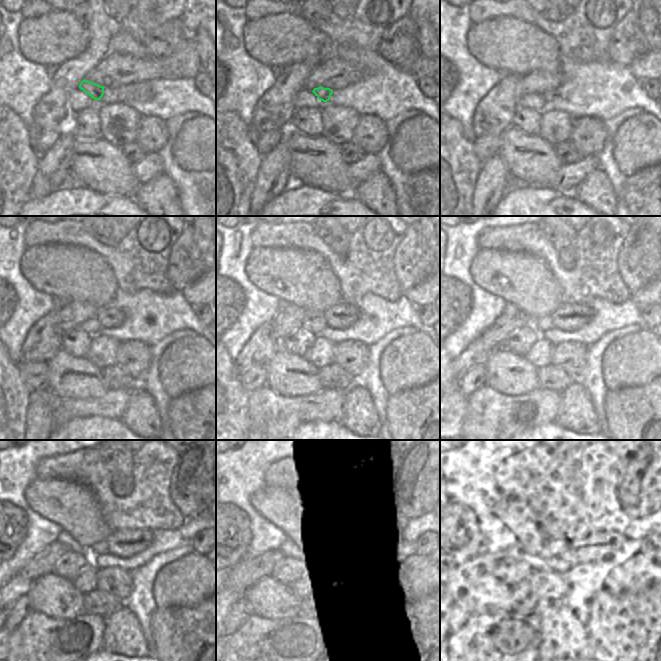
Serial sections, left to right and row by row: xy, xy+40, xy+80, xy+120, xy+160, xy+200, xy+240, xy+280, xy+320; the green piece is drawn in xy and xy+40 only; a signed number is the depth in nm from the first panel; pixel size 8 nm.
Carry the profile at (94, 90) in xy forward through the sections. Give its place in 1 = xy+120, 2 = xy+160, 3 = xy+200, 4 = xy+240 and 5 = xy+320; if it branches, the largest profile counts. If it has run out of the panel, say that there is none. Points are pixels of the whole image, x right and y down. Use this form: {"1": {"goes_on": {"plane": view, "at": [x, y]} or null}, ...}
{"1": {"goes_on": {"plane": "xy+120", "at": [110, 317]}}, "2": {"goes_on": {"plane": "xy+160", "at": [343, 315]}}, "3": {"goes_on": {"plane": "xy+200", "at": [568, 317]}}, "4": {"goes_on": {"plane": "xy+240", "at": [126, 543]}}, "5": {"goes_on": {"plane": "xy+320", "at": [600, 546]}}}

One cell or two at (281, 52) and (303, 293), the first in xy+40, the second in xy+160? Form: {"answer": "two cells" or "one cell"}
{"answer": "one cell"}

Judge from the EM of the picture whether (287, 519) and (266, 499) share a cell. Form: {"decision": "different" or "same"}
{"decision": "same"}

